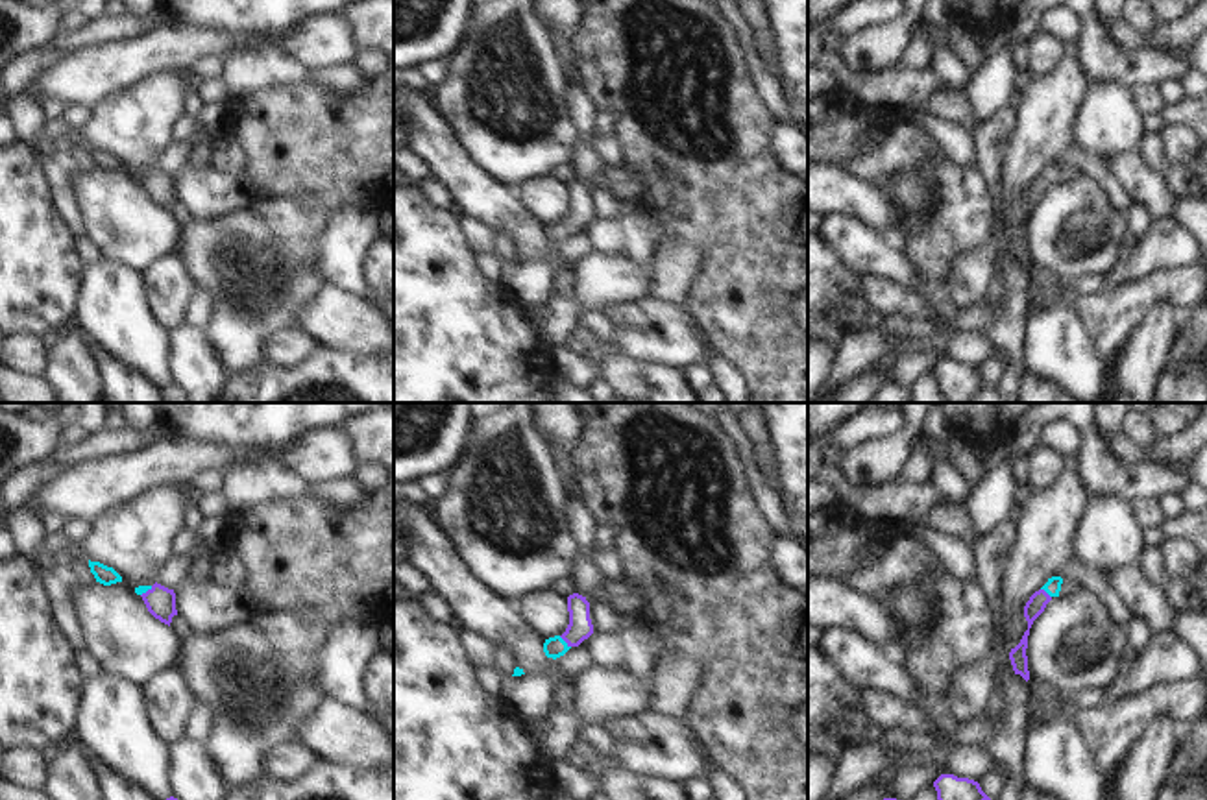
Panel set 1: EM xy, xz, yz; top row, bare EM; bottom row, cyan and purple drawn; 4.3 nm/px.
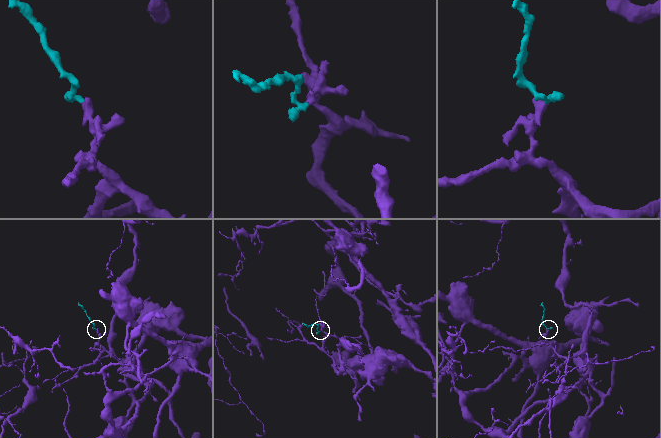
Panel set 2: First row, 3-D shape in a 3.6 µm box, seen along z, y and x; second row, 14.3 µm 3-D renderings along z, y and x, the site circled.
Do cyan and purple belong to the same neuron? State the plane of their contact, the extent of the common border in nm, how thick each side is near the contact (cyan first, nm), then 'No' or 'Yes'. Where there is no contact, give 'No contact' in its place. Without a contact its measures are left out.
Touches cyan in xz. Shared border 80 nm. Thickness 90 nm (cyan) against 110 nm. Yes.

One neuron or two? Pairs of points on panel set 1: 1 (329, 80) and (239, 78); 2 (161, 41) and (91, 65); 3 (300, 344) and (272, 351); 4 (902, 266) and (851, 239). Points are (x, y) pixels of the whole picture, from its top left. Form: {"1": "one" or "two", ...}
{"1": "one", "2": "one", "3": "one", "4": "one"}

